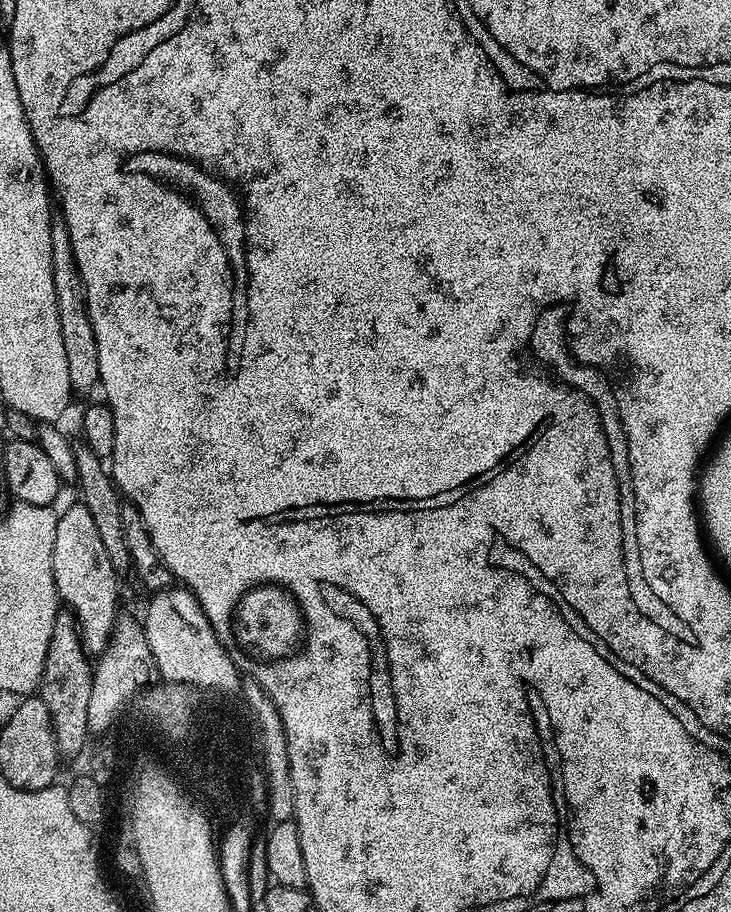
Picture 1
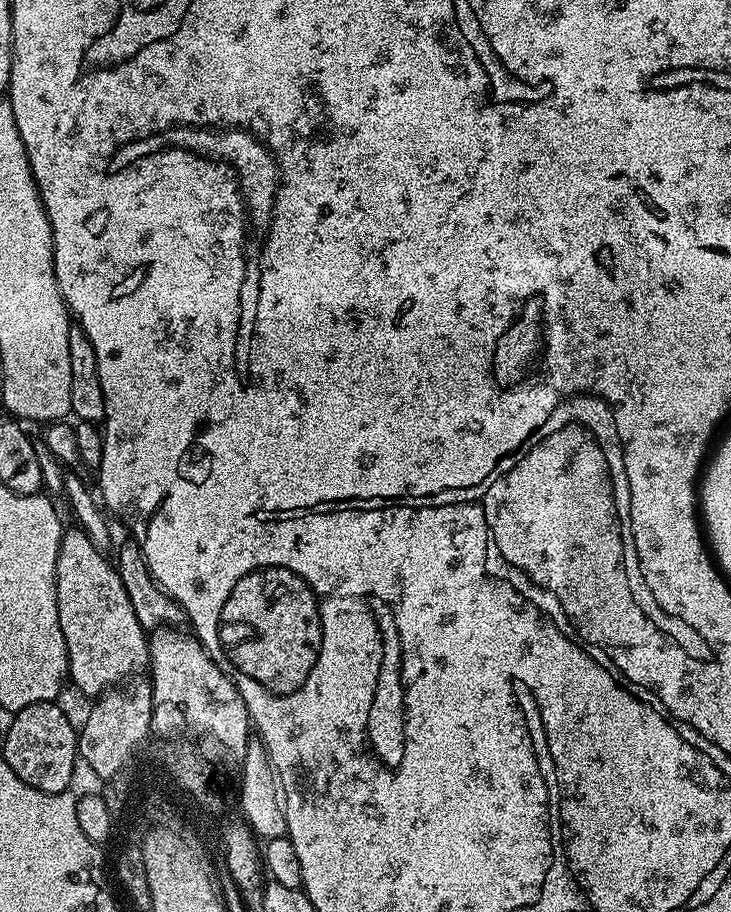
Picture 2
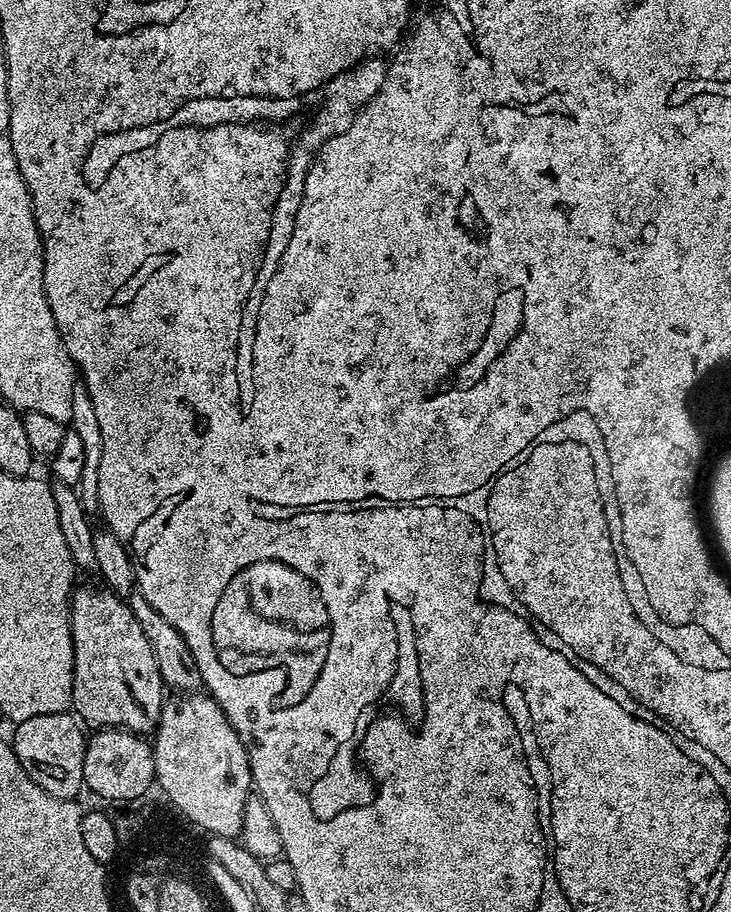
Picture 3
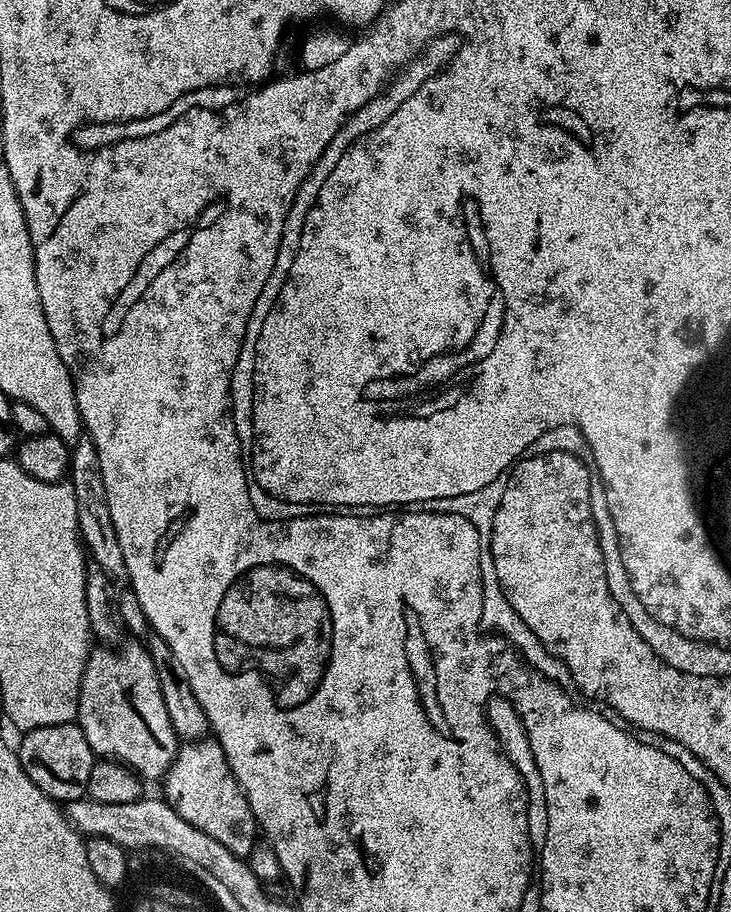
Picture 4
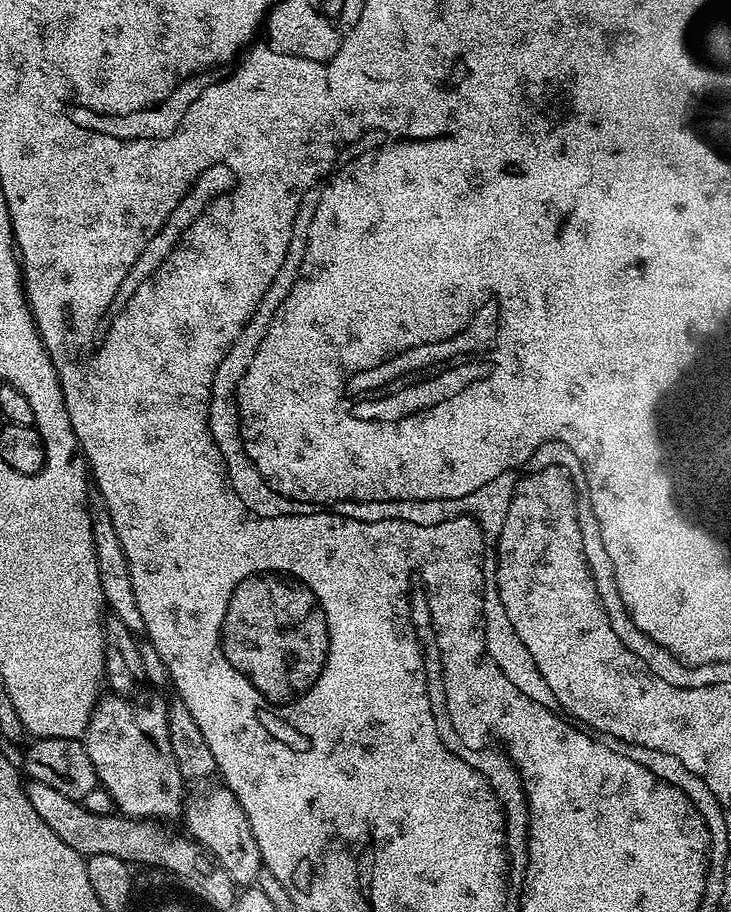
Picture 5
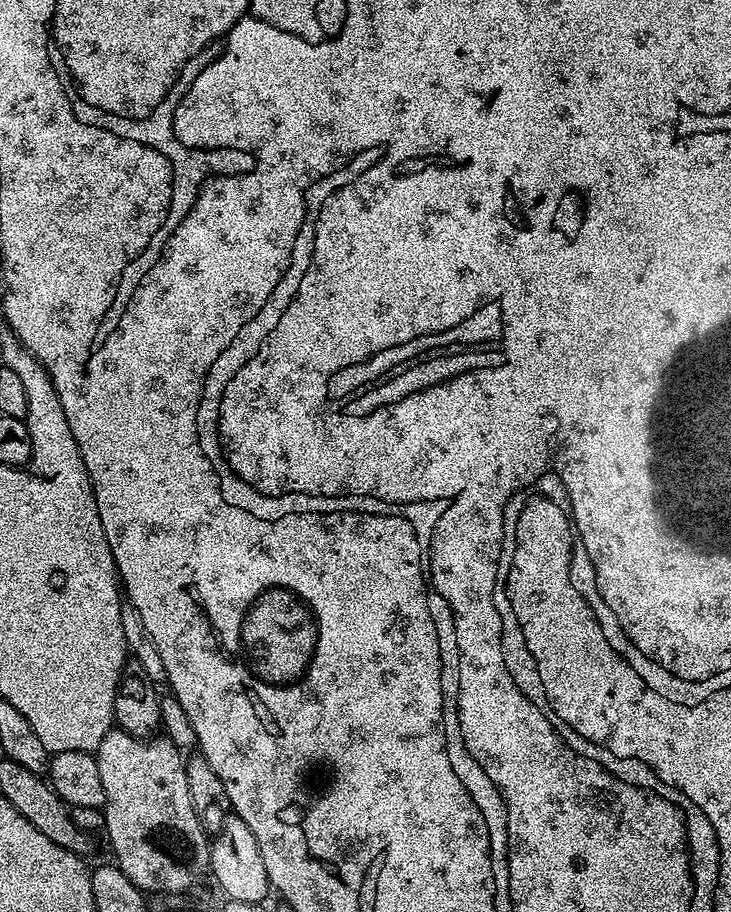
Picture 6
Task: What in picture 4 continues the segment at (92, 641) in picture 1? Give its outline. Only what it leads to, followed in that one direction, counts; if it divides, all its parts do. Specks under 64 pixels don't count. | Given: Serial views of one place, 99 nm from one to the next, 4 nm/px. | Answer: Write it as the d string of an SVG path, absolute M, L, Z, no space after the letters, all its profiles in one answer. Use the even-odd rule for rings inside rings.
M124 642L117 648L96 646L89 651L75 723L86 734L93 754L131 768L144 782L163 781L178 751L178 737L170 726L170 714L166 714L158 670L154 670L148 649L140 642Z

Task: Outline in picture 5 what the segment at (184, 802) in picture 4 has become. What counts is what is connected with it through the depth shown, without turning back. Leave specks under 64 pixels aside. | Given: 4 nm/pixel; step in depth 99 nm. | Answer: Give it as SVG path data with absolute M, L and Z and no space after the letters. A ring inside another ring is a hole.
M217 786L198 793L193 800L191 797L182 813L183 820L188 827L187 835L216 859L216 863L226 870L226 874L230 874L233 884L252 886L259 881L262 861L258 842L254 842L254 830L250 830L246 810L242 810L238 798L230 789Z

